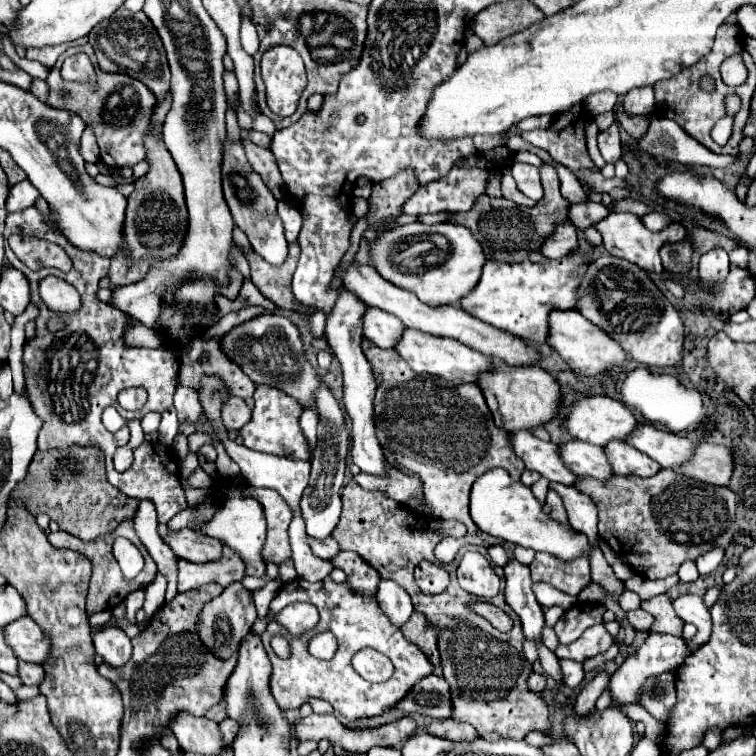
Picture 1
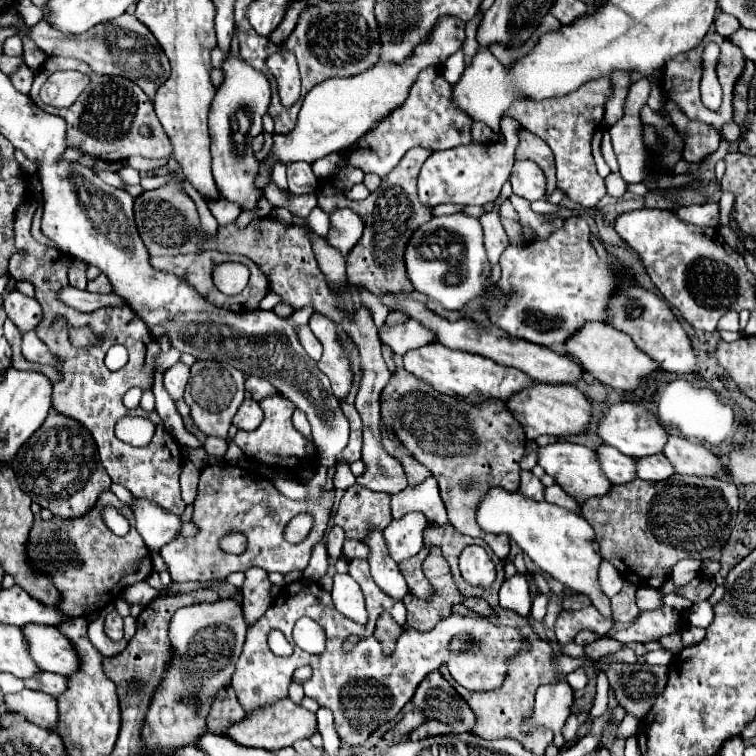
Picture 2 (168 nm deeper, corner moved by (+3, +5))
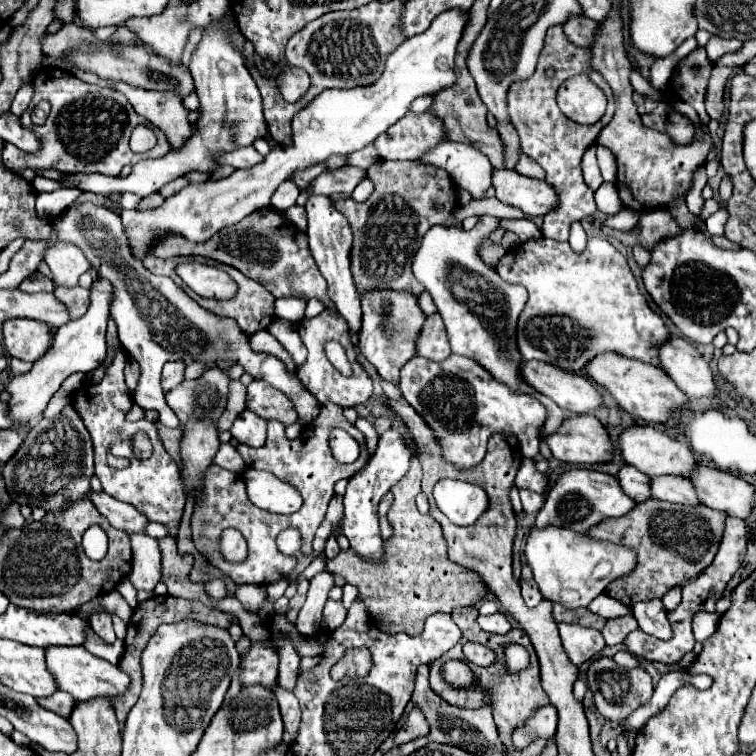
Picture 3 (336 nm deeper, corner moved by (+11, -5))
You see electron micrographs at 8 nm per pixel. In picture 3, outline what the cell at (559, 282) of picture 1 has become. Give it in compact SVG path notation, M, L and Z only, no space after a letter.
M547 237L525 241L509 249L497 263L495 271L505 283L523 285L529 293L517 325L517 349L523 359L537 359L561 369L579 371L589 359L593 359L593 355L599 355L601 351L617 351L651 365L659 363L655 347L669 339L669 327L647 305L645 297L639 293L627 259L605 237L589 237L587 249L581 255L573 253L567 241L561 243Z

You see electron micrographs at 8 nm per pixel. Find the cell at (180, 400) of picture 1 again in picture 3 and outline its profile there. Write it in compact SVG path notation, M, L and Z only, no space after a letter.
M181 361L165 363L163 377L161 377L163 391L171 391L173 387L177 387L183 381L183 369L185 369L185 363L181 363Z

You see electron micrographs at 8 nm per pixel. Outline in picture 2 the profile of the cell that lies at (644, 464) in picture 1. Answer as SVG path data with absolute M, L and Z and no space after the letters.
M651 455L637 459L637 475L645 481L667 481L675 473L673 465L665 455Z

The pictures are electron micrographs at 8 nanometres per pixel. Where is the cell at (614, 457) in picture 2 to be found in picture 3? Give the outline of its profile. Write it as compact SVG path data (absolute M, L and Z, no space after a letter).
M623 465L619 469L617 481L619 481L623 493L635 501L645 501L651 497L649 495L649 477L631 465Z

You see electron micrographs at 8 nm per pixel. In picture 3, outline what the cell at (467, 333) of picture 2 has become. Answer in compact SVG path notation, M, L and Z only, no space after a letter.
M523 361L521 379L569 413L589 413L601 405L597 387L583 375L541 361Z

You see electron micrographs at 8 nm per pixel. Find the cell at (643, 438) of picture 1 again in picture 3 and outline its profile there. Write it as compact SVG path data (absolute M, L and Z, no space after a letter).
M697 463L689 475L701 503L745 519L753 509L755 487L739 475Z

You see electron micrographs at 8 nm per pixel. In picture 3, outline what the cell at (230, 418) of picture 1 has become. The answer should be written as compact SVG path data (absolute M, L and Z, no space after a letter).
M243 411L241 415L237 415L229 431L239 443L245 443L249 447L261 447L267 437L267 421L253 415L251 411Z

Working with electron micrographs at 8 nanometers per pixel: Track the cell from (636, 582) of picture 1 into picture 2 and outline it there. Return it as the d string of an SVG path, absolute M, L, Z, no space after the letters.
M629 581L623 583L623 589L611 599L611 611L615 621L619 623L631 623L639 615L639 607L635 605L635 591L637 587Z

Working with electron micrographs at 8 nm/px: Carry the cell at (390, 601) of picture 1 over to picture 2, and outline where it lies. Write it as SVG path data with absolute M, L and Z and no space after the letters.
M371 527L363 543L369 547L367 561L371 565L373 581L385 593L389 593L393 599L403 599L409 589L407 589L407 583L399 571L399 565L389 557L389 549L387 549L387 541L383 537L383 531Z

